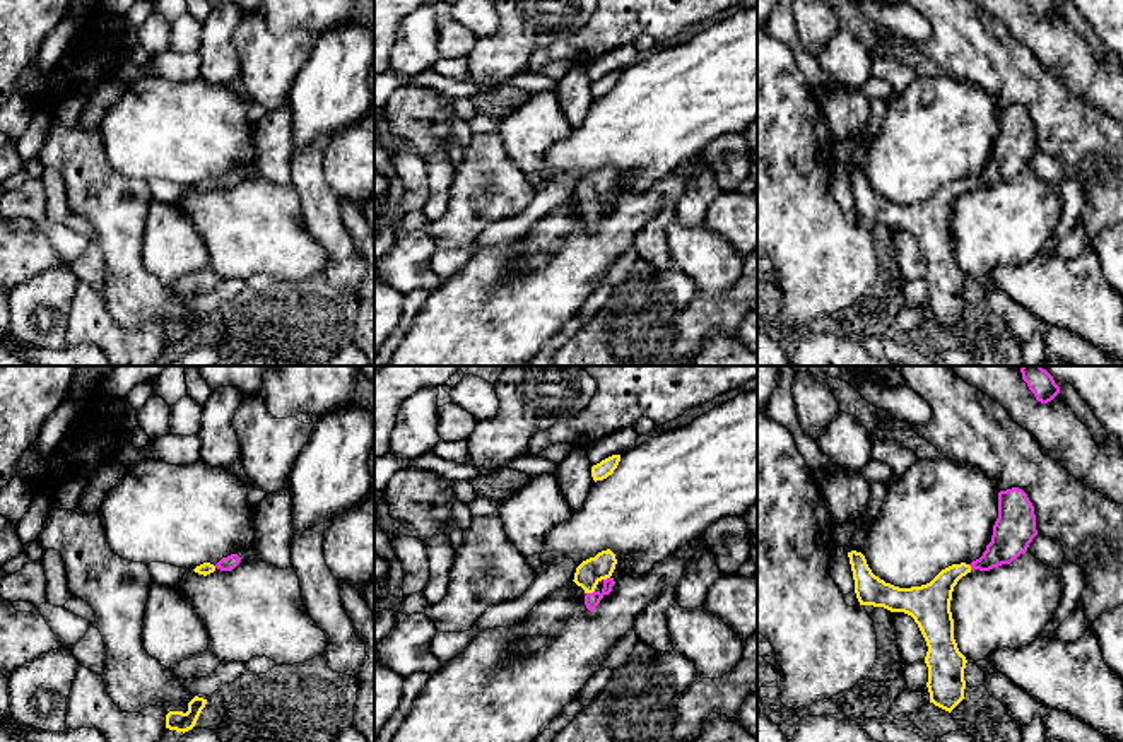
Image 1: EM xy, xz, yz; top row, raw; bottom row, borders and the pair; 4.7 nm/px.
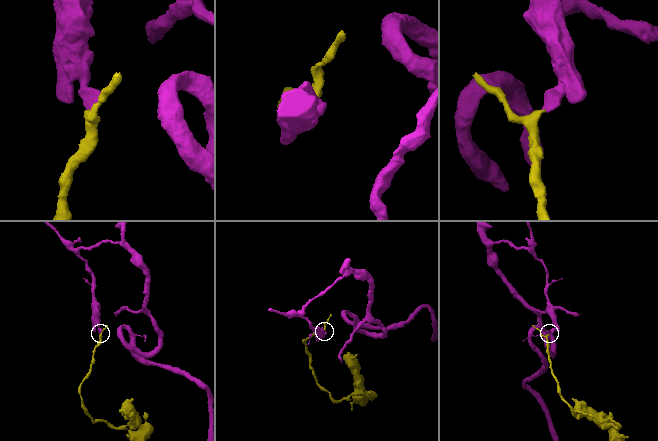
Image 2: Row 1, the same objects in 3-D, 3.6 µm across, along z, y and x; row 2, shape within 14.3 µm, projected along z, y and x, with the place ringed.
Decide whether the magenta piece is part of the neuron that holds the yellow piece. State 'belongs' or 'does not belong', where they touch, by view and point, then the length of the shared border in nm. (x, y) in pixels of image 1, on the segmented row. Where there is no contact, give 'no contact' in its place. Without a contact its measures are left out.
belongs; contact xz (590, 592); length 40 nm

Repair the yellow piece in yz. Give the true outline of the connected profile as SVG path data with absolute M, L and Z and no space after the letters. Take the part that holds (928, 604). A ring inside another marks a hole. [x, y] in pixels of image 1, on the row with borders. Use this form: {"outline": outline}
{"outline": "M1012 487L998 492L998 518L983 556L971 564L961 562L942 569L926 585L899 588L885 583L872 573L861 552L848 552L860 605L904 612L918 624L928 646L925 657L926 687L930 703L935 706L950 713L964 699L966 689L967 660L954 639L950 612L954 586L973 569L990 571L1010 564L1027 551L1036 535L1034 506L1022 489Z"}

